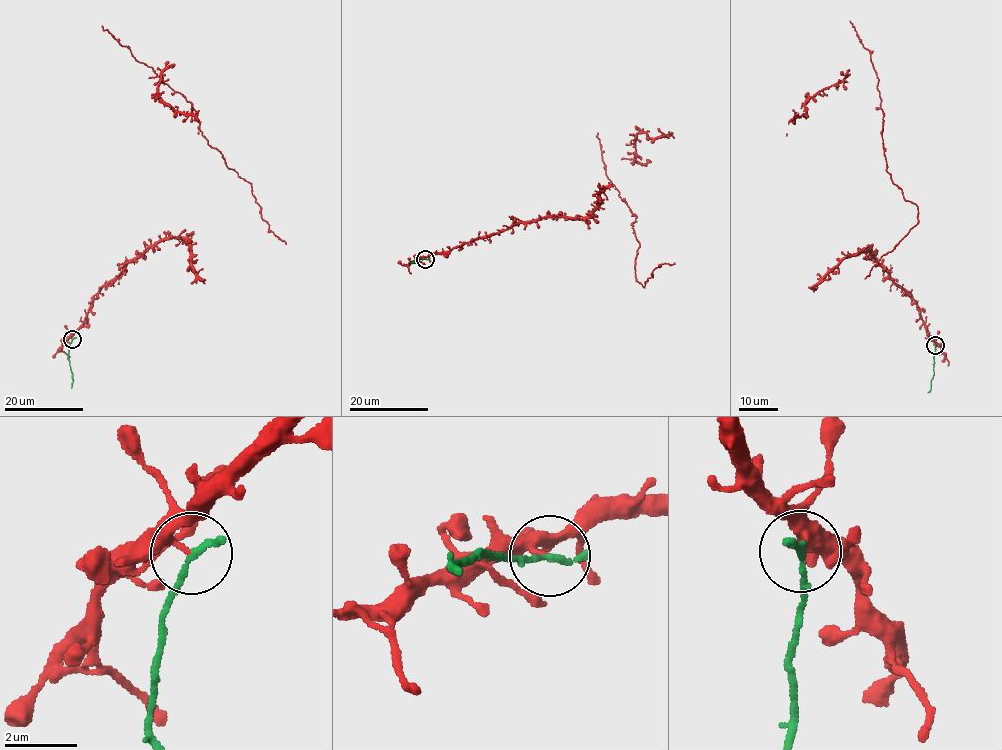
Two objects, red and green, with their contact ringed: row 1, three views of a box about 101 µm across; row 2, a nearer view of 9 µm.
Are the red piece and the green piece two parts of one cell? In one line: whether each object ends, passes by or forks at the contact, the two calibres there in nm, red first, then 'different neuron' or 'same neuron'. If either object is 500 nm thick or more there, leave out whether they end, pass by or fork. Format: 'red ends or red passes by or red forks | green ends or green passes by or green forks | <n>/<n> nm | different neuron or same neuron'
red ends | green ends | 170/190 nm | different neuron

